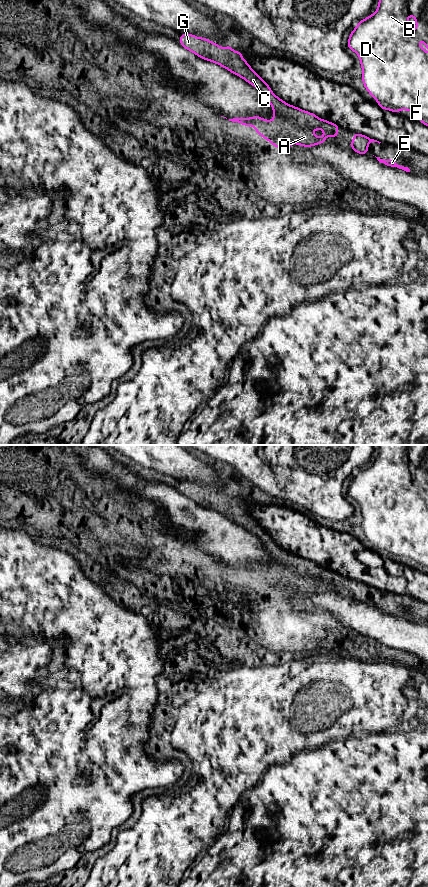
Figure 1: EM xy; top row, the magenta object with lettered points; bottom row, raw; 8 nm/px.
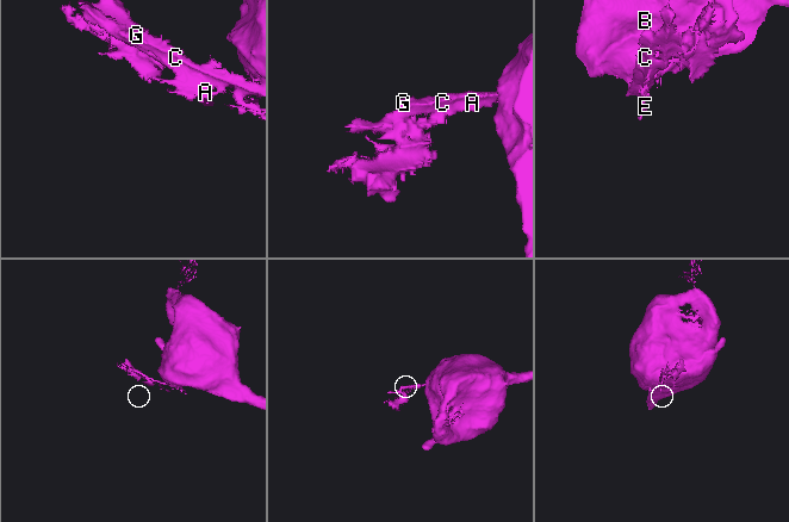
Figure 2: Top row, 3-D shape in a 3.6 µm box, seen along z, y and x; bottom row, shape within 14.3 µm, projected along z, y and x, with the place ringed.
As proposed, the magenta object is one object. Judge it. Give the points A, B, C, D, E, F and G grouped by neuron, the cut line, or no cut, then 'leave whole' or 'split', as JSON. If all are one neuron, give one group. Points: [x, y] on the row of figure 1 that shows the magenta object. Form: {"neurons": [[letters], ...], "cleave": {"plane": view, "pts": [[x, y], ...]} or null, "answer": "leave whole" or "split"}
{"neurons": [["A", "B", "D", "E", "F"], ["C", "G"]], "cleave": {"plane": "xy", "pts": [[273, 119], [284, 119], [301, 127], [317, 127], [323, 120]]}, "answer": "split"}

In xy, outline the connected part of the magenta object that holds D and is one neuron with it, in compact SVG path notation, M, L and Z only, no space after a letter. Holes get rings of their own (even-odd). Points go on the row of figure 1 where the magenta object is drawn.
M379 0L375 13L359 21L350 33L347 47L359 56L364 87L382 110L396 114L399 110L411 111L422 124L428 126L428 53L421 48L418 37L428 48L428 0ZM409 15L416 20L414 32L409 25Z

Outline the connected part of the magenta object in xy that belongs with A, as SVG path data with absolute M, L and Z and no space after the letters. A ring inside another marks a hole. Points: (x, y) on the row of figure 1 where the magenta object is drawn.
M260 116L251 118L233 118L232 122L238 122L244 126L254 126L256 134L268 140L272 145L282 150L286 150L295 142L299 146L307 148L324 143L328 136L338 137L337 124L323 120L318 128L301 128L297 123L291 124L285 120L265 120ZM322 129L323 137L317 137L313 130Z

